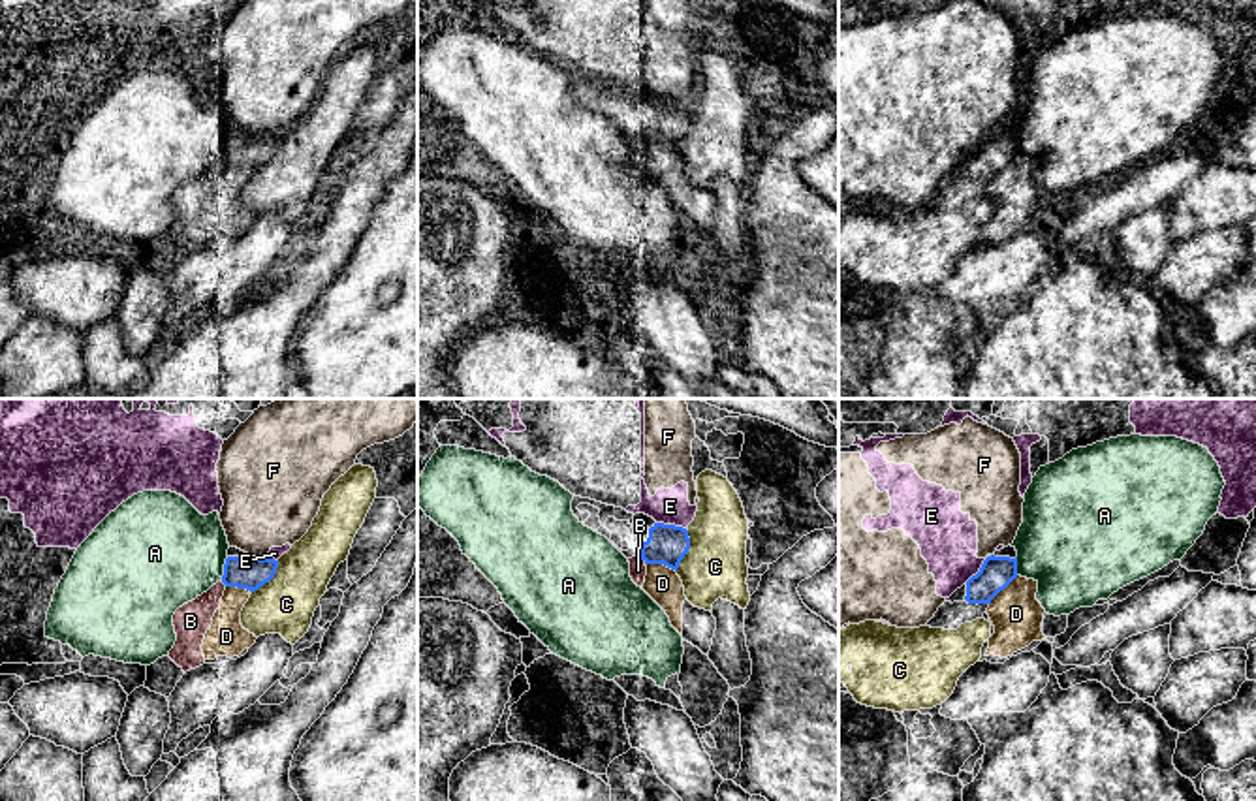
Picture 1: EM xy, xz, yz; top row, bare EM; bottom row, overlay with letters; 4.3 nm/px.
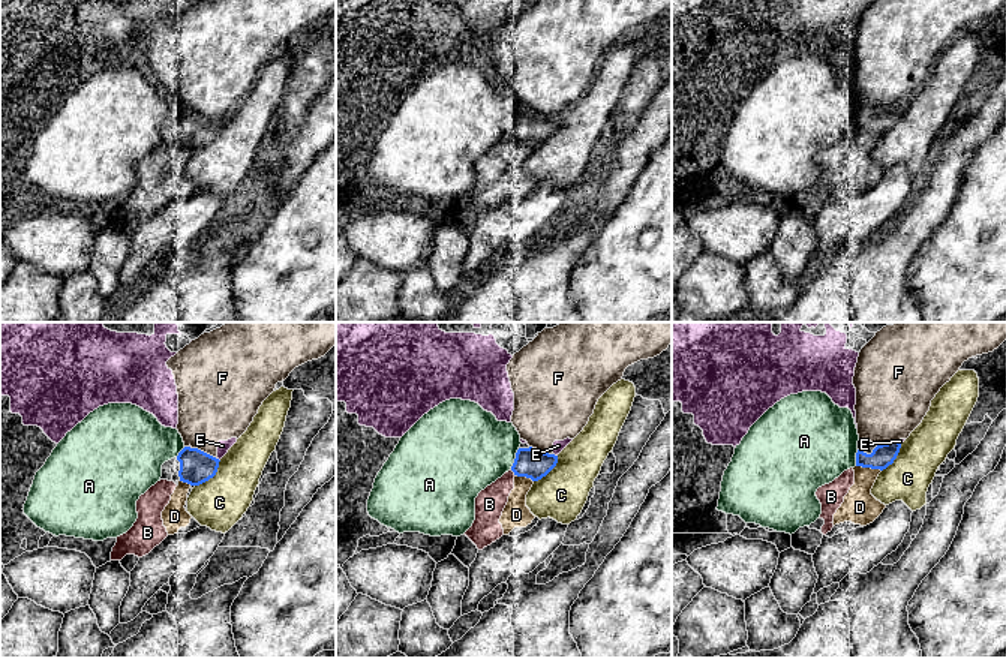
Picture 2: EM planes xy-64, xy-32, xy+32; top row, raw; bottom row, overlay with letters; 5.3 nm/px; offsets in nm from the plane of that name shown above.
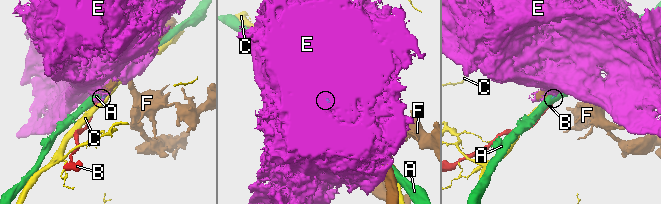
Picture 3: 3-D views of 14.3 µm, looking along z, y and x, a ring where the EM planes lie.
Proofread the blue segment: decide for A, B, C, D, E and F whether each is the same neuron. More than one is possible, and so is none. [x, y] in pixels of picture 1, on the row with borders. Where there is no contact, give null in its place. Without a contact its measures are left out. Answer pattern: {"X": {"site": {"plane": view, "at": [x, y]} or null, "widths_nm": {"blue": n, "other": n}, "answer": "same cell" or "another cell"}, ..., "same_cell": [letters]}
{"A": {"site": {"plane": "xy", "at": [224, 568]}, "widths_nm": {"blue": 140, "other": 440}, "answer": "another cell"}, "B": {"site": {"plane": "xz", "at": [643, 559]}, "widths_nm": {"blue": 170, "other": 80}, "answer": "another cell"}, "C": {"site": {"plane": "xz", "at": [689, 548]}, "widths_nm": {"blue": 170, "other": 280}, "answer": "another cell"}, "D": {"site": {"plane": "xz", "at": [660, 563]}, "widths_nm": {"blue": 170, "other": 150}, "answer": "another cell"}, "E": {"site": {"plane": "yz", "at": [980, 568]}, "widths_nm": {"blue": 140, "other": 260}, "answer": "another cell"}, "F": {"site": {"plane": "xy", "at": [260, 559]}, "widths_nm": {"blue": 140, "other": 380}, "answer": "another cell"}, "same_cell": []}

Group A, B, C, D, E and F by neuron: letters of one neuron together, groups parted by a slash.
A / B D / C / E / F

